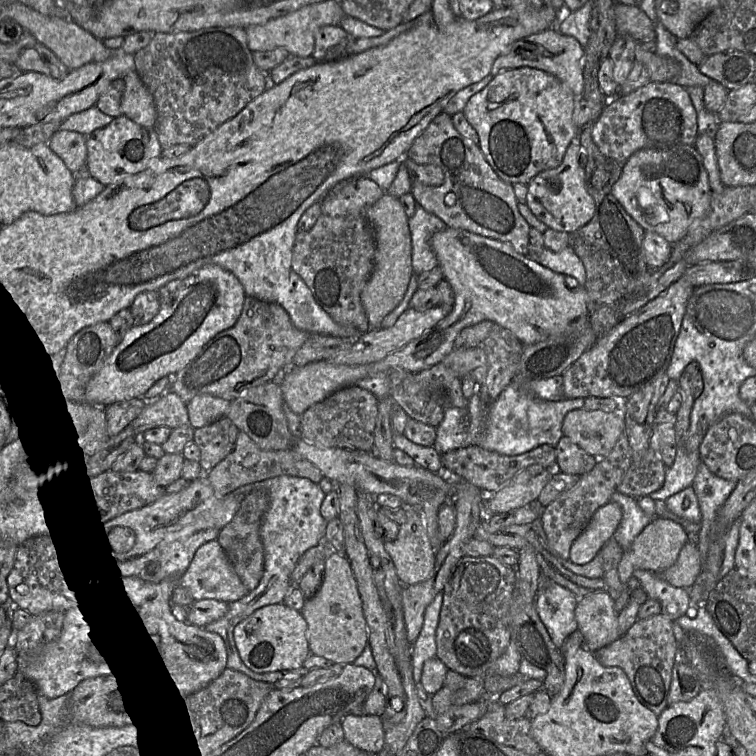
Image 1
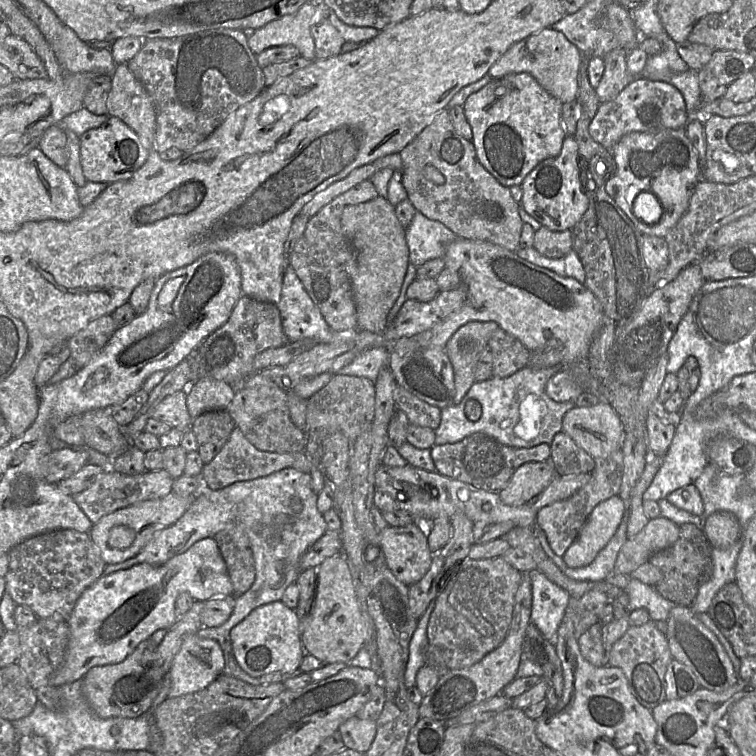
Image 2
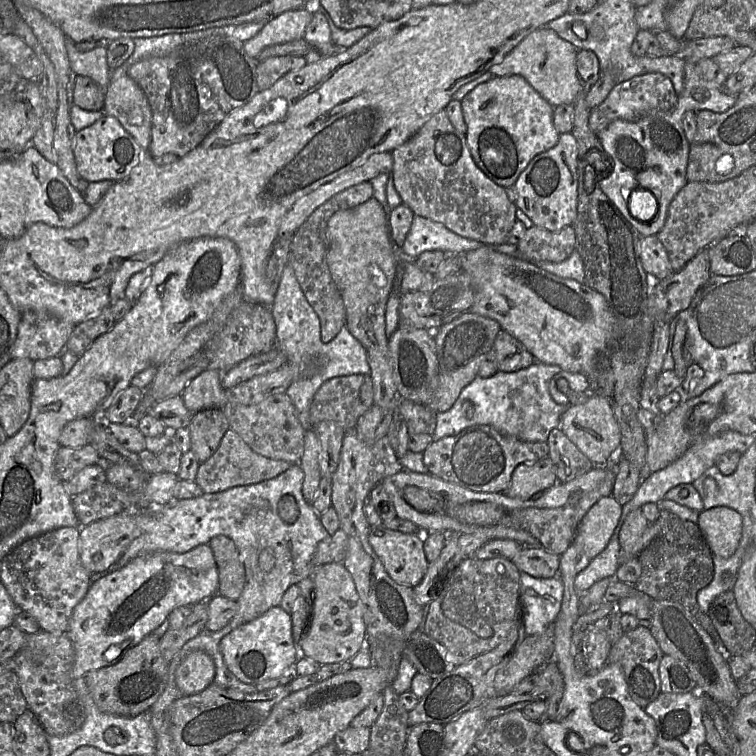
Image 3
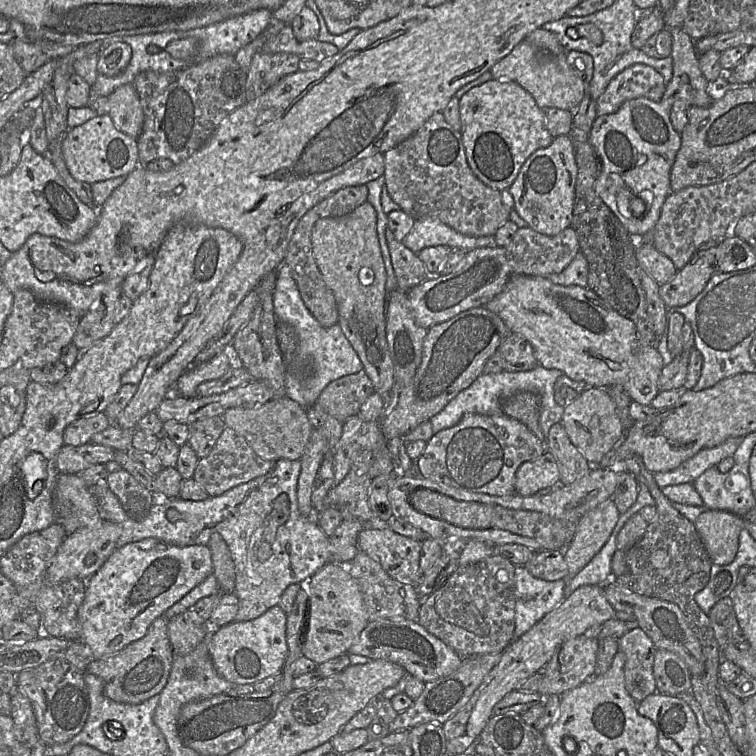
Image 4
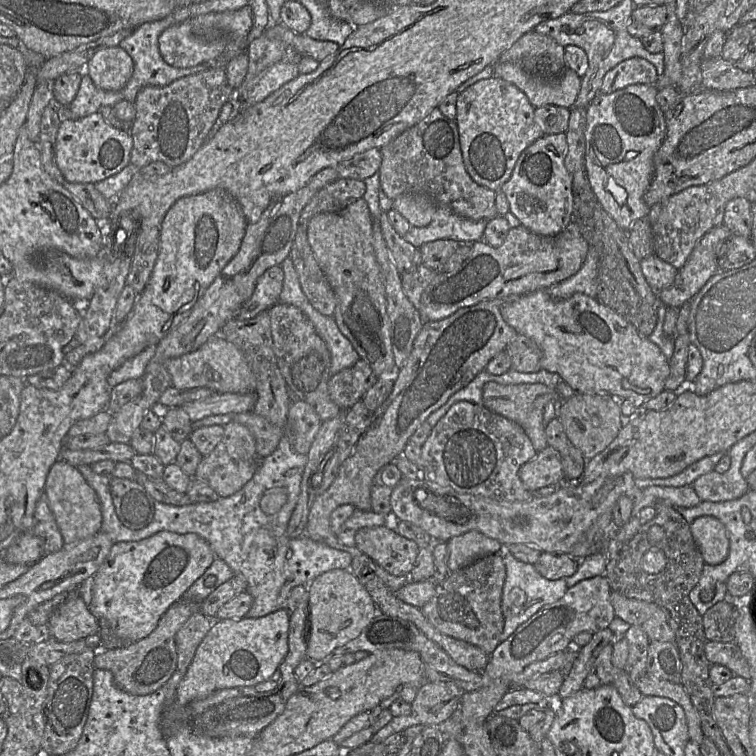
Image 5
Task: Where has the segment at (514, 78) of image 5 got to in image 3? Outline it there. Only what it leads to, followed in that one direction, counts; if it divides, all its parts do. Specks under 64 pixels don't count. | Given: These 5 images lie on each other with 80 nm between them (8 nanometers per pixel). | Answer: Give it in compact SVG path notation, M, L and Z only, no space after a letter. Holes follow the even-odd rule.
M541 27L523 38L500 63L493 65L489 72L496 77L522 76L553 107L574 104L583 87L577 73L577 52L575 46L560 38L554 30Z

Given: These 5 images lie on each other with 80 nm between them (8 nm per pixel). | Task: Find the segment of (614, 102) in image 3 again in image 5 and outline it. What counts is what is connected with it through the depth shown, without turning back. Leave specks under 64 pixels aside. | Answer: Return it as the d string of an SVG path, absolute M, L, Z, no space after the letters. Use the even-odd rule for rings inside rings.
M630 58L622 61L606 73L599 94L609 94L635 84L656 86L656 67L644 58Z

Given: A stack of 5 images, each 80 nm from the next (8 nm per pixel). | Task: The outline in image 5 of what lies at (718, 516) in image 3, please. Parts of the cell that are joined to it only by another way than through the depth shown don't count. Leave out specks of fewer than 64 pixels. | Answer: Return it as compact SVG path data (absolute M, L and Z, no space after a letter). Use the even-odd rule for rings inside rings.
M701 516L690 524L693 539L705 563L718 565L729 555L730 541L724 524L713 516Z

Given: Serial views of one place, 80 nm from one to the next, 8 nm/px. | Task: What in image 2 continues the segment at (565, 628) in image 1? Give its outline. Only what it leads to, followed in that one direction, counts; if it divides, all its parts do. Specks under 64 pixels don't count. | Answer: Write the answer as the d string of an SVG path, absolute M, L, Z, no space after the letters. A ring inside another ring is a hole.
M537 569L529 573L532 584L531 623L555 645L558 628L571 596Z

